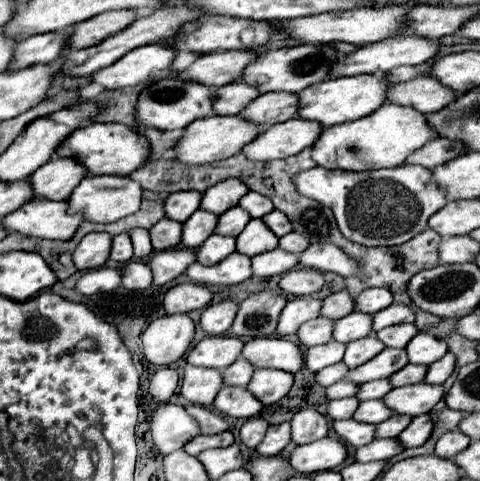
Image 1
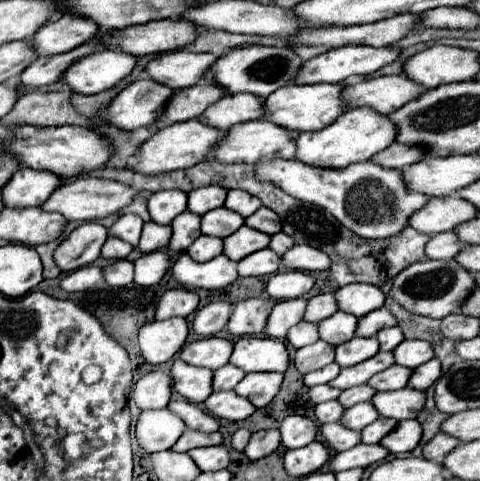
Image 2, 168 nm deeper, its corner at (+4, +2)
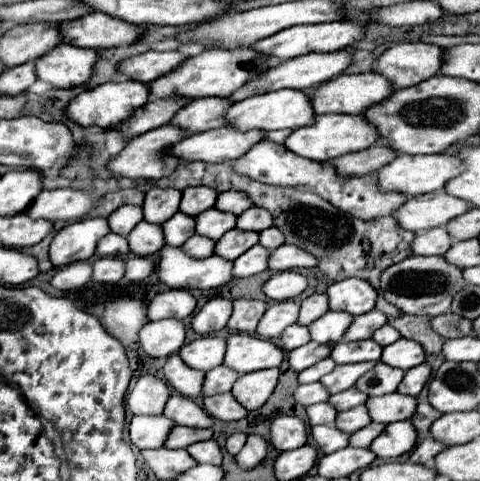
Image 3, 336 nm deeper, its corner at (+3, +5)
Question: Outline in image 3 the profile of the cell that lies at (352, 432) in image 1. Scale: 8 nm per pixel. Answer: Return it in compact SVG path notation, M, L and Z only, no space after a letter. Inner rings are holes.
M318 425L318 427L312 427L312 437L316 445L322 449L322 453L328 455L338 449L344 449L348 445L350 435L332 425Z

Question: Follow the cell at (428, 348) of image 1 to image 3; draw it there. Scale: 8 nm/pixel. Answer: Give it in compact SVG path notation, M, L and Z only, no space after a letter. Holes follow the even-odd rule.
M400 337L392 345L386 345L384 347L382 361L386 365L392 365L392 367L398 367L398 369L408 371L408 369L424 363L424 349L420 347L420 343Z

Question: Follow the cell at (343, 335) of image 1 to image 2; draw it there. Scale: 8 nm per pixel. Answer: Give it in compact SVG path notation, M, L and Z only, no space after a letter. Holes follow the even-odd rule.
M335 312L333 316L329 316L327 320L321 320L317 324L319 336L321 336L321 340L331 342L333 346L339 346L341 342L347 342L355 336L357 322L359 322L359 318L355 318L353 314Z

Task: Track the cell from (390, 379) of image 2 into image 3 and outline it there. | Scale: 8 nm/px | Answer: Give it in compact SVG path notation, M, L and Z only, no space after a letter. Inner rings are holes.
M378 361L368 373L364 373L358 381L356 381L356 389L366 393L368 397L374 395L386 395L386 393L394 393L396 387L400 385L404 377L402 369L394 369L382 361Z

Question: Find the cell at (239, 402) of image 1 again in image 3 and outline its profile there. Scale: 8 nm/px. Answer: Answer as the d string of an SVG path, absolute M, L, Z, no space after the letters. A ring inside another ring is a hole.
M230 393L204 397L204 409L208 411L208 415L220 421L238 421L238 419L244 419L248 413L242 405L236 403L236 399Z

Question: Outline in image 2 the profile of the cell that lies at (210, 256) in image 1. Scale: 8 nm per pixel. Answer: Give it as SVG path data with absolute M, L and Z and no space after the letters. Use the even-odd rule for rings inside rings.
M199 236L193 246L187 250L187 254L195 260L195 262L207 262L219 254L223 254L223 238L215 238L215 236Z

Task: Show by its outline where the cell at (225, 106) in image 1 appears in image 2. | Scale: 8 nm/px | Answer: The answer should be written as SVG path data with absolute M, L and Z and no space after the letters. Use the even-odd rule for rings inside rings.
M207 82L199 86L191 86L187 90L179 90L175 98L171 98L171 102L167 104L167 114L163 114L163 126L199 118L203 110L219 102L223 96L227 96L225 90Z

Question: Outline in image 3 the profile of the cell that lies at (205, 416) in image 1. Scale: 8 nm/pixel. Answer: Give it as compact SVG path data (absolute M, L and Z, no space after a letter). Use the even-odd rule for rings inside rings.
M172 395L166 403L164 415L172 419L176 425L186 427L212 427L212 417L192 399L184 395Z

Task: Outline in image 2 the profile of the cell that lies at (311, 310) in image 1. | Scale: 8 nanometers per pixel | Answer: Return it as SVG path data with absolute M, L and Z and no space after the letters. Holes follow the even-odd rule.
M293 298L293 300L281 300L281 302L277 302L275 310L271 312L271 318L267 322L265 334L269 338L283 340L287 336L289 328L303 320L305 308L307 308L307 300L305 298Z

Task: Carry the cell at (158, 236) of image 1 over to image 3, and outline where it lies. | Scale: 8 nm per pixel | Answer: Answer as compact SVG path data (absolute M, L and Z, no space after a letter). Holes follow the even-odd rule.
M140 221L130 233L128 233L128 245L134 255L148 257L160 251L164 247L164 233L160 225L150 225L146 221Z

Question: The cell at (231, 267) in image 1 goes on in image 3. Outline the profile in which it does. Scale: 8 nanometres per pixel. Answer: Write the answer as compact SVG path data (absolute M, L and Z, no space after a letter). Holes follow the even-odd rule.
M164 245L160 249L160 261L158 261L156 273L158 273L158 279L170 289L174 289L176 285L180 285L180 289L214 289L214 287L226 285L232 279L232 263L220 259L218 255L212 255L206 259L194 259L184 255L180 247Z

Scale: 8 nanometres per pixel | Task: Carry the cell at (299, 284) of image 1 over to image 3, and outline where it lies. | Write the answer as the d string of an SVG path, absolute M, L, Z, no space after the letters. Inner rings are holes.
M282 271L282 273L272 275L264 283L262 291L266 297L270 297L274 301L286 301L286 299L298 297L306 287L308 287L308 281L304 275L300 275L296 271Z

